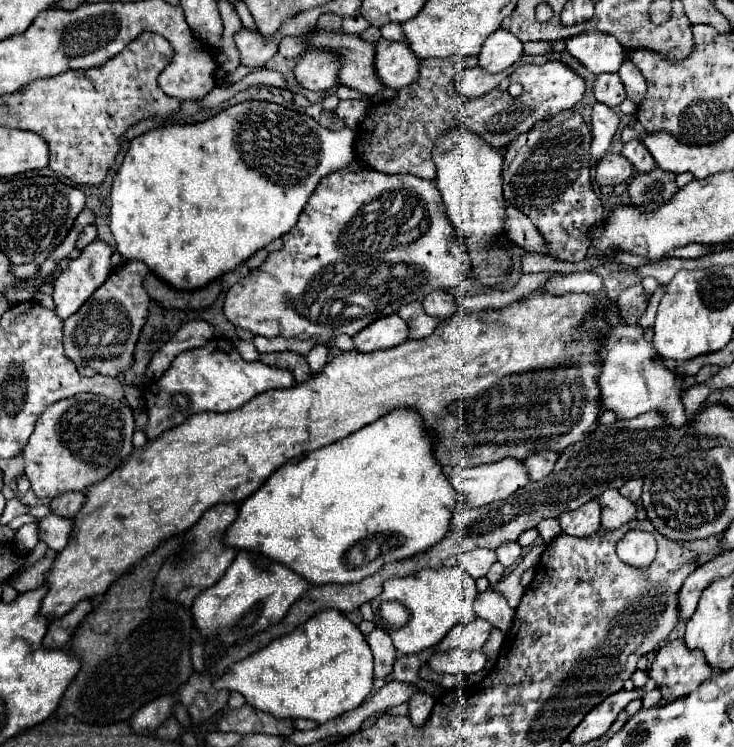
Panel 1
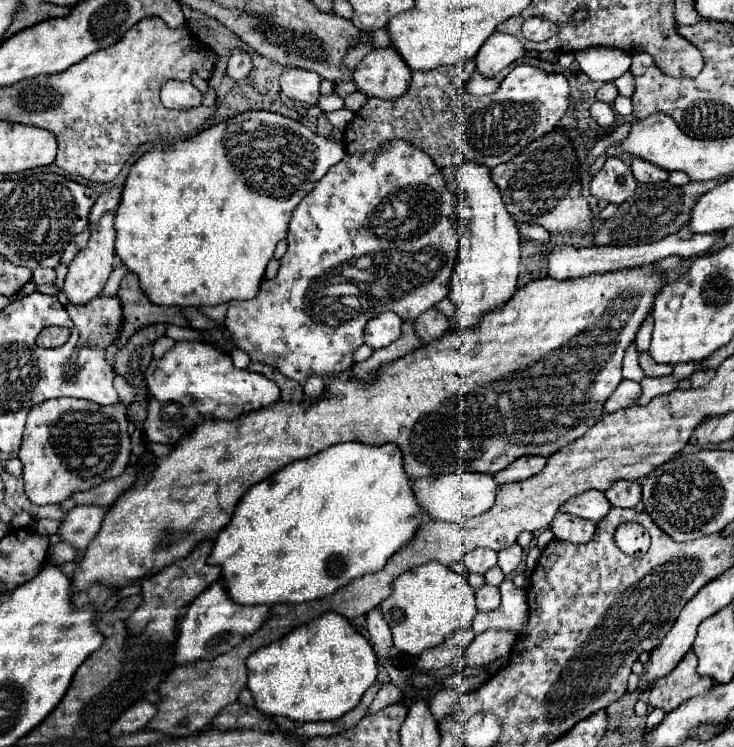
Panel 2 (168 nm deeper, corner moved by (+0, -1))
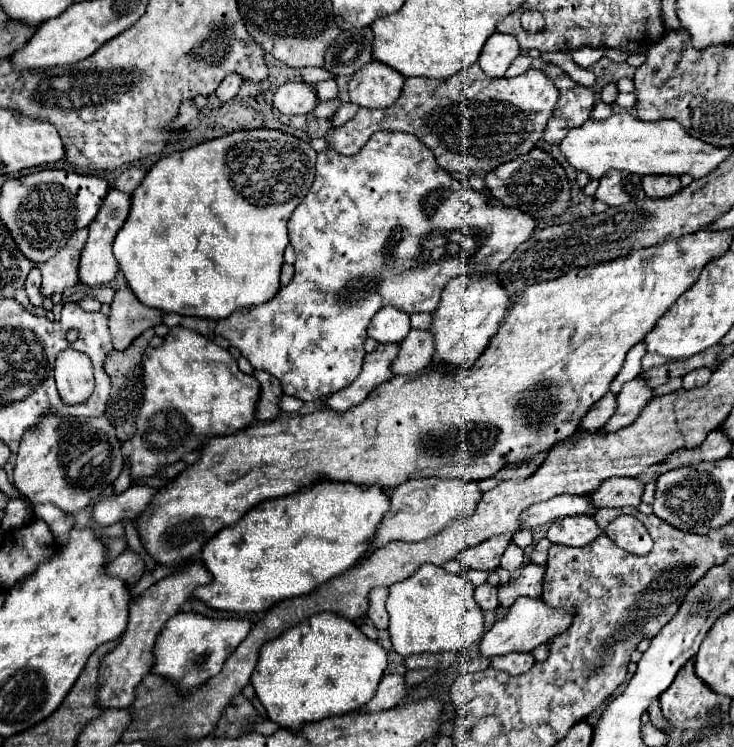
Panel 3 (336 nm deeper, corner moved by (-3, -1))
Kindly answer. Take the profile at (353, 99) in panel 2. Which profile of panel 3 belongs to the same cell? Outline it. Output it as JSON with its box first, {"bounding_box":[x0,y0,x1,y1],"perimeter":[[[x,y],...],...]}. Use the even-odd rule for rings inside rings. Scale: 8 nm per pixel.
{"bounding_box":[331,103,359,127],"perimeter":[[[343,103],[343,105],[337,109],[337,113],[333,115],[331,123],[333,123],[335,127],[337,127],[337,125],[343,125],[343,123],[347,123],[357,111],[359,111],[357,105],[353,105],[353,103]]]}

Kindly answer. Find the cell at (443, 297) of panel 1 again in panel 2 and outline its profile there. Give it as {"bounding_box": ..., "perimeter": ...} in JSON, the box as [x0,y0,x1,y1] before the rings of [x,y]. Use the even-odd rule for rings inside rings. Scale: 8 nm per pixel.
{"bounding_box":[414,307,450,345],"perimeter":[[[434,307],[428,309],[426,313],[422,313],[414,321],[414,325],[416,325],[416,335],[422,345],[428,345],[428,343],[440,339],[450,329],[448,319],[442,313],[438,313]]]}

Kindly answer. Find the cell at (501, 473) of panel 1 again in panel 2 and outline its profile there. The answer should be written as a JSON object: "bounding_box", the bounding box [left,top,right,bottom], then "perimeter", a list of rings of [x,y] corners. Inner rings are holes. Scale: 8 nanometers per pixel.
{"bounding_box":[412,473,498,523],"perimeter":[[[450,473],[412,481],[412,491],[424,515],[434,521],[448,521],[448,523],[464,523],[466,519],[488,511],[494,503],[496,489],[498,483],[494,481],[492,475],[486,473]]]}

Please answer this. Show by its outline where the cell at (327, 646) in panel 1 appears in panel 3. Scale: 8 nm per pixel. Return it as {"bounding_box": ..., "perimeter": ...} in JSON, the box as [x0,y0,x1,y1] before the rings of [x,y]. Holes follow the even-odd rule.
{"bounding_box":[251,613,387,731],"perimeter":[[[319,613],[307,619],[305,623],[285,631],[275,641],[265,643],[265,647],[259,651],[259,663],[251,683],[255,687],[257,699],[267,709],[269,719],[279,723],[281,727],[297,731],[301,723],[321,721],[325,717],[351,713],[363,707],[375,695],[385,667],[387,667],[387,653],[381,649],[377,641],[365,637],[357,625],[353,625],[349,619],[341,615]]]}

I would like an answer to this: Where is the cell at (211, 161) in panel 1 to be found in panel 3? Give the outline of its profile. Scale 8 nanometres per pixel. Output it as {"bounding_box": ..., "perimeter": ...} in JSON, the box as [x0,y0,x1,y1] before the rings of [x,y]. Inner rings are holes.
{"bounding_box":[113,129,317,319],"perimeter":[[[237,129],[223,137],[203,141],[185,151],[175,151],[175,153],[159,159],[157,163],[153,163],[153,167],[147,171],[141,185],[133,191],[129,217],[123,223],[123,227],[119,229],[115,243],[113,243],[115,259],[121,267],[121,271],[125,273],[125,279],[127,279],[131,291],[135,293],[135,297],[147,307],[157,307],[167,313],[207,317],[207,319],[223,319],[237,309],[261,305],[261,303],[273,299],[275,293],[279,291],[279,271],[283,265],[283,251],[289,243],[287,221],[289,221],[291,213],[295,211],[295,207],[301,203],[301,199],[311,189],[311,185],[315,181],[315,173],[317,173],[315,165],[317,165],[317,151],[307,141],[297,139],[281,129]]]}

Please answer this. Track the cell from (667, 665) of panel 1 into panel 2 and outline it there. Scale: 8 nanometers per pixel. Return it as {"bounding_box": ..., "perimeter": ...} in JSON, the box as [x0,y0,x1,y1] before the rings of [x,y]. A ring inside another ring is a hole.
{"bounding_box":[650,651,714,711],"perimeter":[[[692,651],[684,655],[684,659],[674,667],[674,671],[660,679],[650,689],[650,705],[668,711],[674,711],[678,705],[696,697],[698,693],[706,693],[714,687],[714,679],[702,677],[696,673],[698,659]]]}

